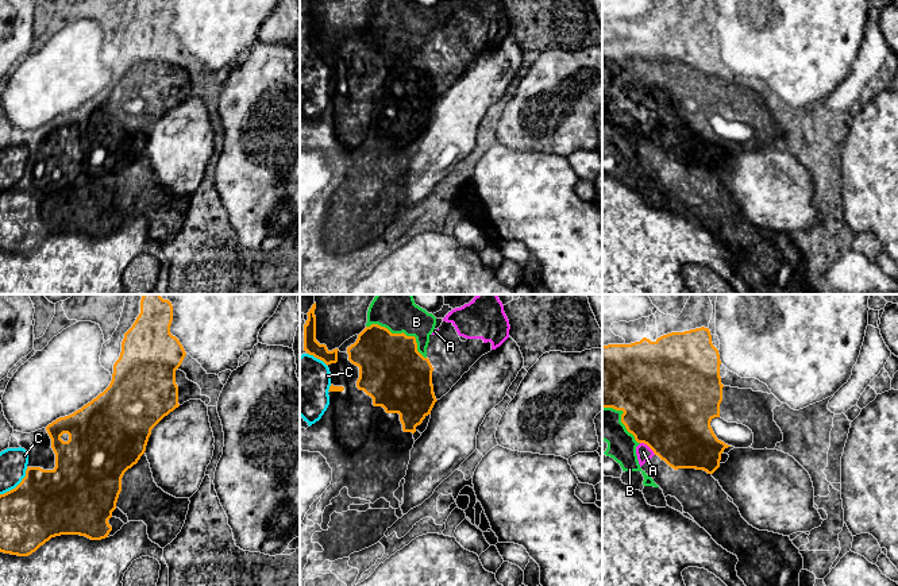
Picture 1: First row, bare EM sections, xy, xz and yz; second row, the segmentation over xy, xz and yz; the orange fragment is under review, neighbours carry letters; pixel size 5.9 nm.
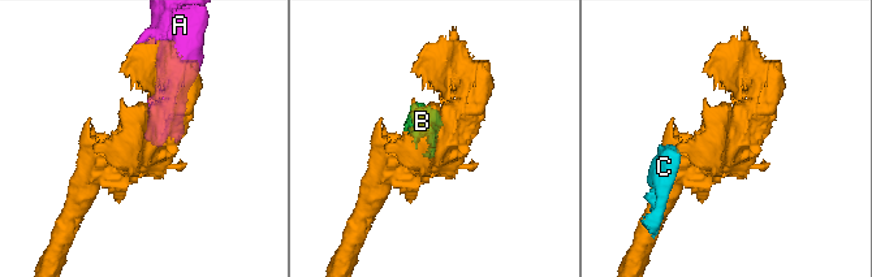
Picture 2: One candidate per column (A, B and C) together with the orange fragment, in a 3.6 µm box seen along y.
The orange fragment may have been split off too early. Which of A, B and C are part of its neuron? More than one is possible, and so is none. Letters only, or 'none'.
none

